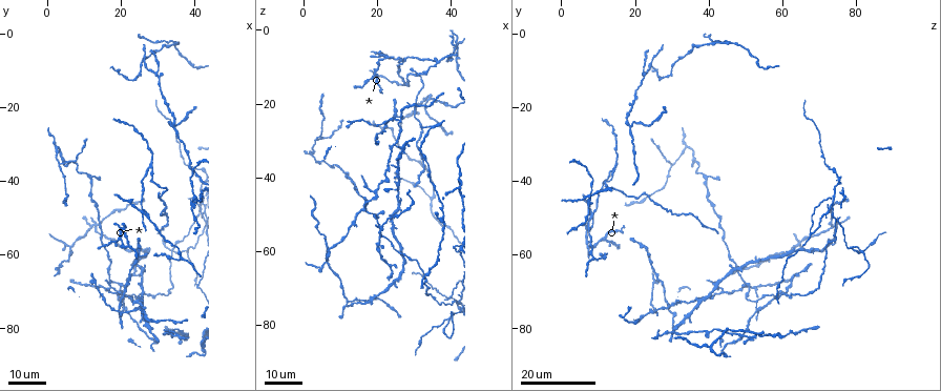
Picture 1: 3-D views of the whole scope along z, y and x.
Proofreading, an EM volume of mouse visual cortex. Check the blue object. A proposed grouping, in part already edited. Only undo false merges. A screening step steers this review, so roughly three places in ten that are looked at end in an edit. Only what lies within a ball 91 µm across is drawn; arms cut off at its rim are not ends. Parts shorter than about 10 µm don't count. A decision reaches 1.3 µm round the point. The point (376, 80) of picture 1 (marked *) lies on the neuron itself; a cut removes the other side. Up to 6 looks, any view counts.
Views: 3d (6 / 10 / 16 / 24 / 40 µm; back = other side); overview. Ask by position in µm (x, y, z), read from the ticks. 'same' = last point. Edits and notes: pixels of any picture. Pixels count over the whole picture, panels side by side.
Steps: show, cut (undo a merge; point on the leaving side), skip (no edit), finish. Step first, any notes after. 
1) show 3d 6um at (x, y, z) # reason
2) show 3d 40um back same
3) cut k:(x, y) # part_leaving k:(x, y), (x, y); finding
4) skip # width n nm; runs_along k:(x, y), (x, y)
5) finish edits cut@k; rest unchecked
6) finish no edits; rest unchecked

show 3d 24um at (42.5, 46.0, 73.5) # branch point

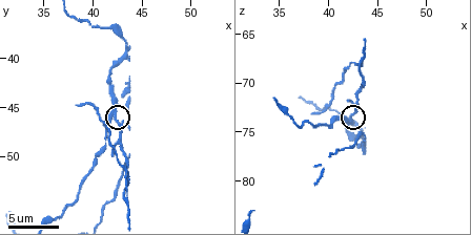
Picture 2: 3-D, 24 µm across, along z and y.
show 3d 10um at (42.2, 46.0, 73.6)

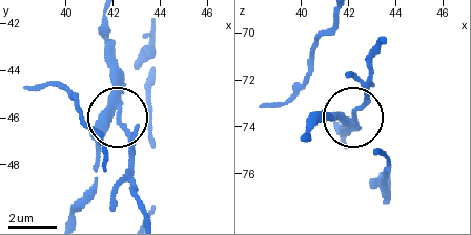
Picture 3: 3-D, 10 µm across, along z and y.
cut 3:(128, 135) # width 260 nm; part_leaving 3:(121, 106), (127, 176), (143, 212); a second neuron is stuck on

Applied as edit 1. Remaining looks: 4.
show overview # redraw

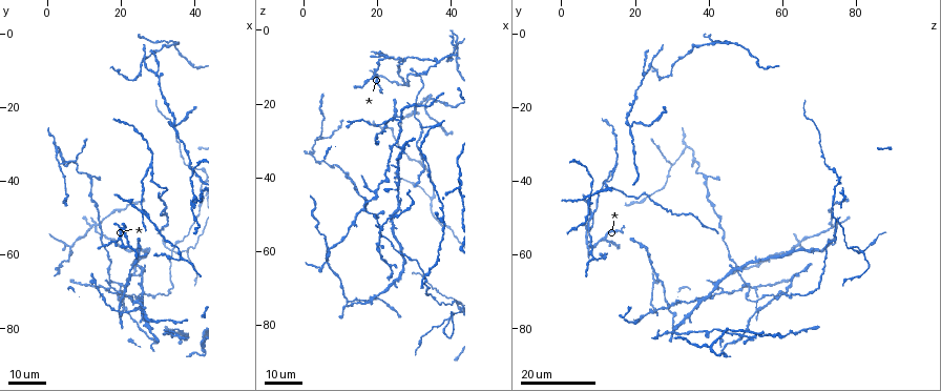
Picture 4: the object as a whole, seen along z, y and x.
show 3d 24um at (43.5, 39.5, 75.0) # three-way junction

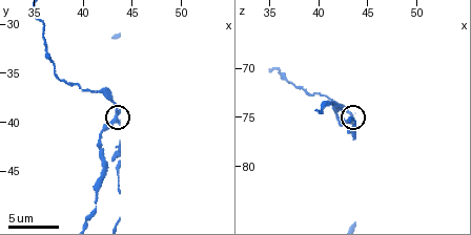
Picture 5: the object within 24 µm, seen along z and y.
show 3d 6um same

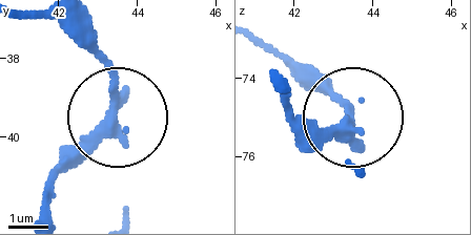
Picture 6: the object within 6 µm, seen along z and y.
cut 6:(110, 66) # side_arm 18 um; two neurons meet here

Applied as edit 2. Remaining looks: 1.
finish edits cut@3, cut@6; rest unchecked

